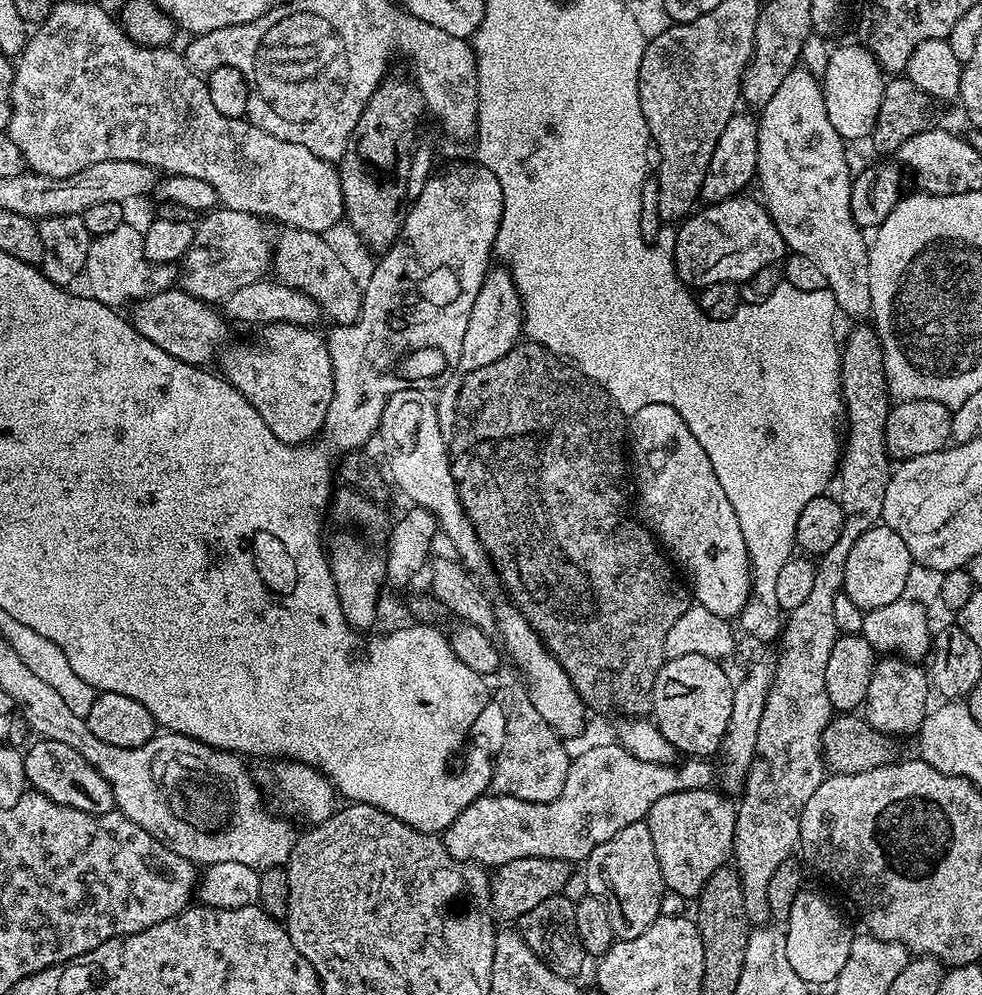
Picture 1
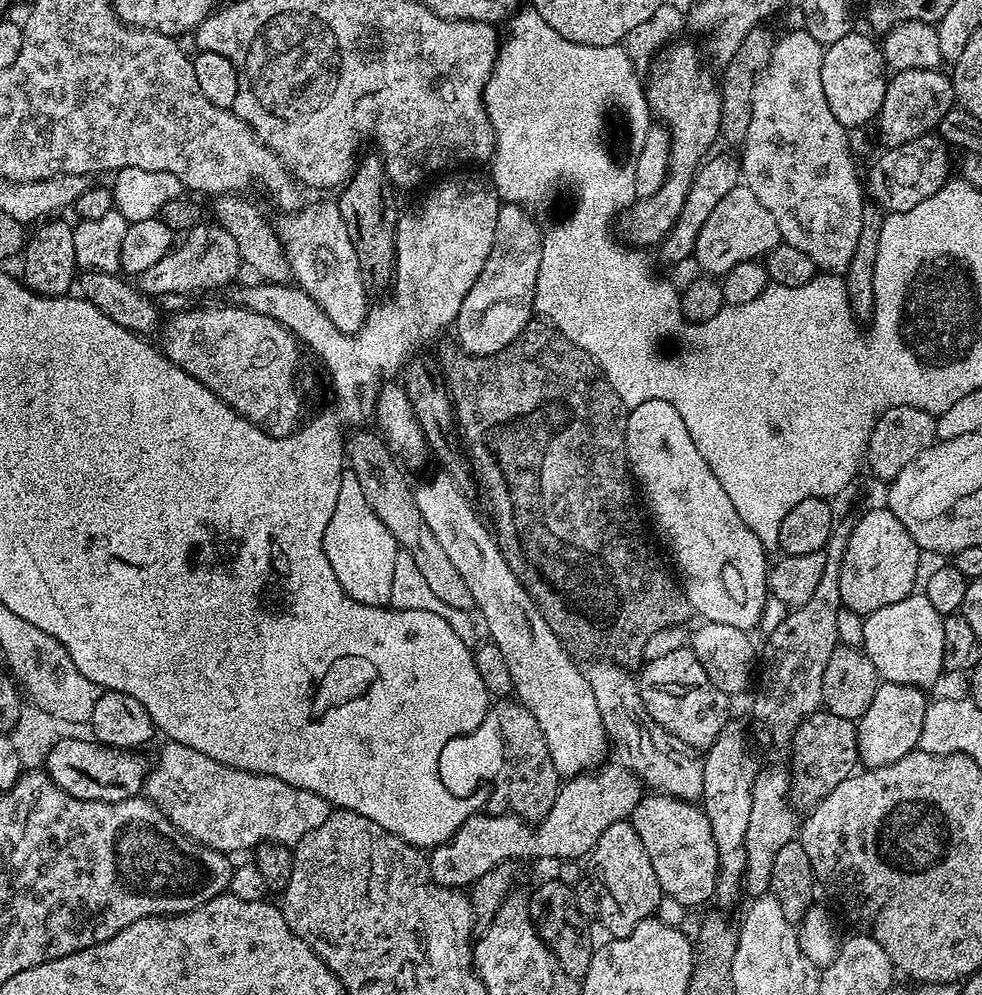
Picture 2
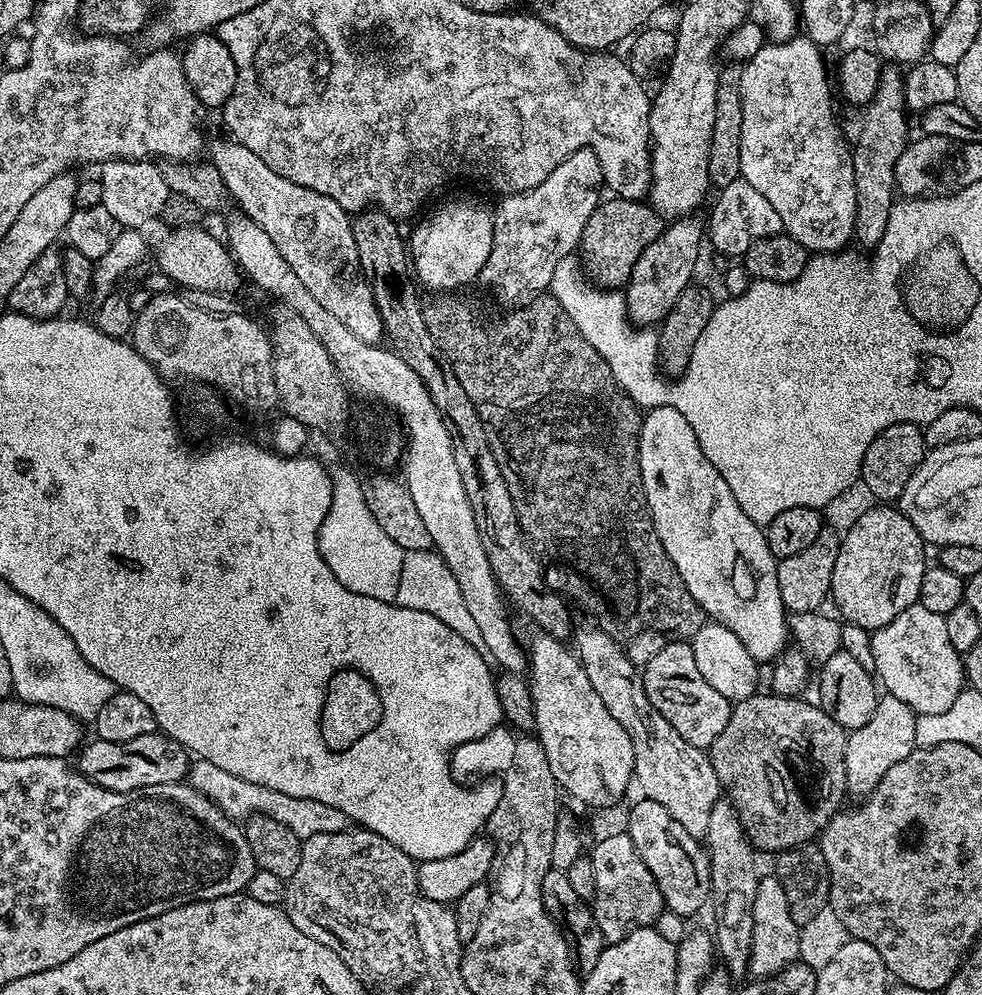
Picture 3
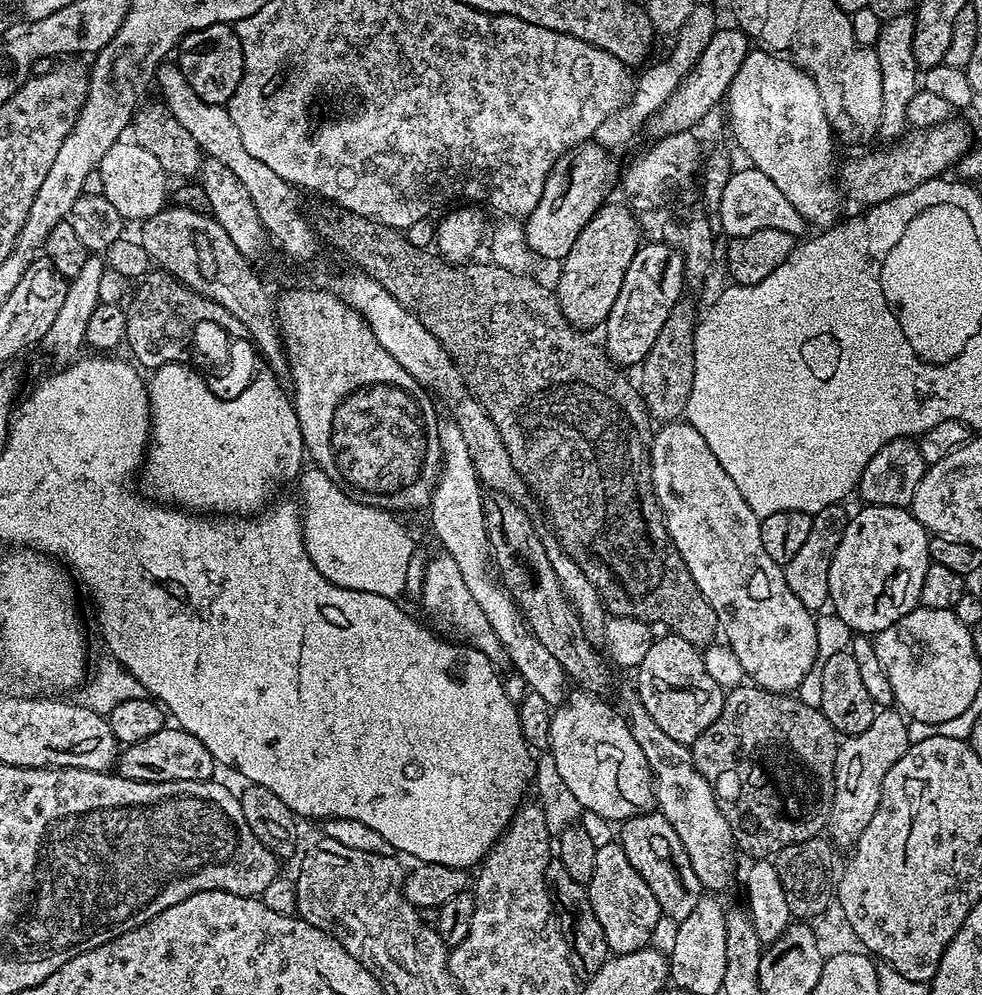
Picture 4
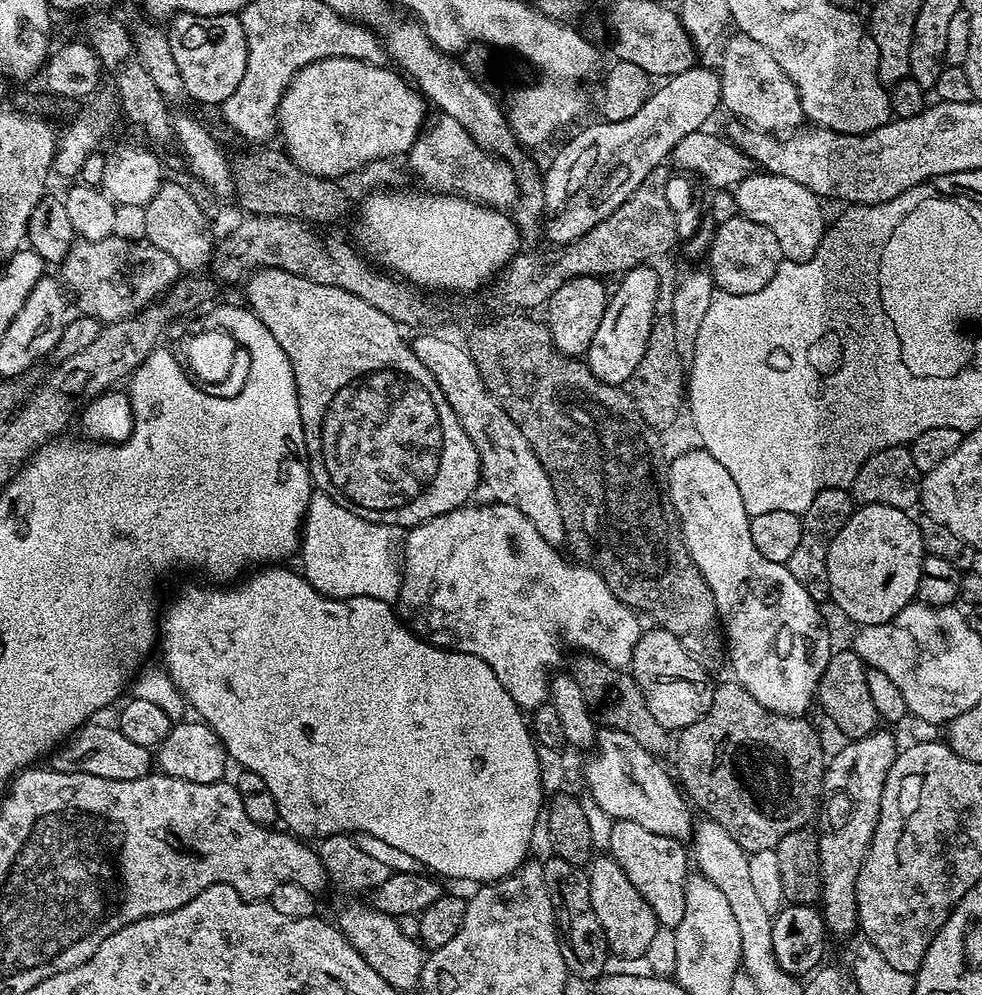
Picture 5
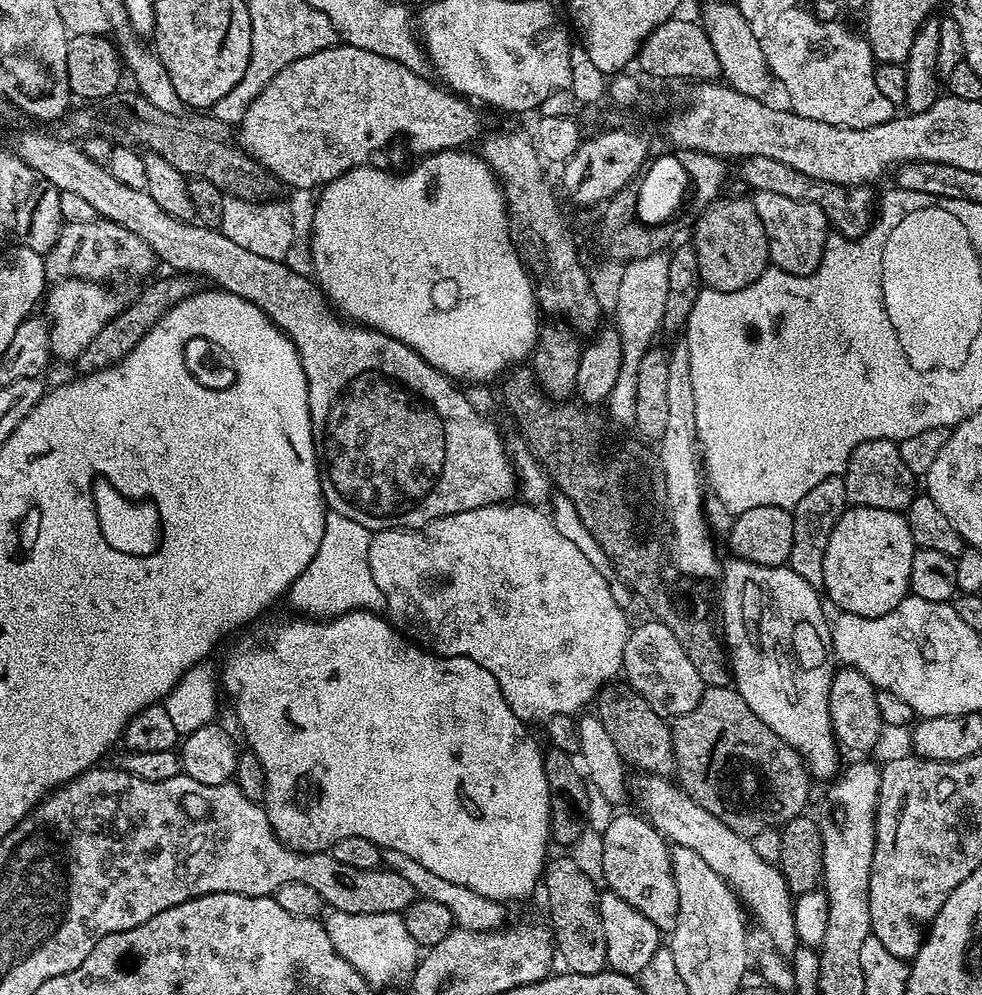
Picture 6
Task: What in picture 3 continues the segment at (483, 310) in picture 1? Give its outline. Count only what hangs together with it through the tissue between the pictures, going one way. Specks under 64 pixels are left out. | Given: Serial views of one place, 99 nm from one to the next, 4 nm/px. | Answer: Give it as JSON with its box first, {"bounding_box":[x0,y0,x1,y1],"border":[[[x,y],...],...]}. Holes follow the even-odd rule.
{"bounding_box":[478,145,605,306],"border":[[[591,145],[580,147],[559,163],[538,186],[528,191],[509,193],[499,199],[501,201],[496,208],[493,207],[494,239],[491,242],[490,257],[487,258],[478,278],[493,290],[500,301],[508,303],[508,306],[545,293],[551,287],[558,262],[579,249],[586,223],[600,204],[603,195],[601,192],[604,192],[605,187],[602,158],[594,149]]]}

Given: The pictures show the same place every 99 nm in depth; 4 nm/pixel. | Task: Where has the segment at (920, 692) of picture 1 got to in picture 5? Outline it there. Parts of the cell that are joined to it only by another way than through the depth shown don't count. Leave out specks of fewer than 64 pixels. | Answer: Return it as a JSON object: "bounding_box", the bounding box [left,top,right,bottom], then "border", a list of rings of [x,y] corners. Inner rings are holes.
{"bounding_box":[818,730,898,937],"border":[[[877,730],[866,734],[861,740],[848,740],[845,748],[836,757],[827,761],[824,770],[824,795],[818,813],[818,850],[820,851],[820,869],[822,870],[822,915],[824,927],[833,937],[848,936],[858,928],[858,874],[862,870],[862,862],[872,845],[874,830],[878,826],[880,807],[882,806],[882,790],[886,786],[886,778],[890,766],[894,766],[898,755],[896,740],[888,732]]]}

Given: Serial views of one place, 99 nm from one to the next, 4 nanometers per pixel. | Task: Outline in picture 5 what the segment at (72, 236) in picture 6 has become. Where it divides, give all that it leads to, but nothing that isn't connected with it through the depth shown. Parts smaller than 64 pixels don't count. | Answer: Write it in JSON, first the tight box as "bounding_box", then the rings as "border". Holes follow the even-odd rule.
{"bounding_box":[58,234,182,324],"border":[[[120,234],[98,240],[75,239],[58,268],[61,283],[77,298],[75,309],[77,306],[81,315],[97,318],[102,324],[125,320],[153,303],[152,293],[158,288],[166,292],[178,281],[172,272],[182,270],[166,250],[159,250],[146,240],[127,242]],[[138,262],[140,274],[132,274],[129,278],[124,276],[125,270],[132,269]]]}

